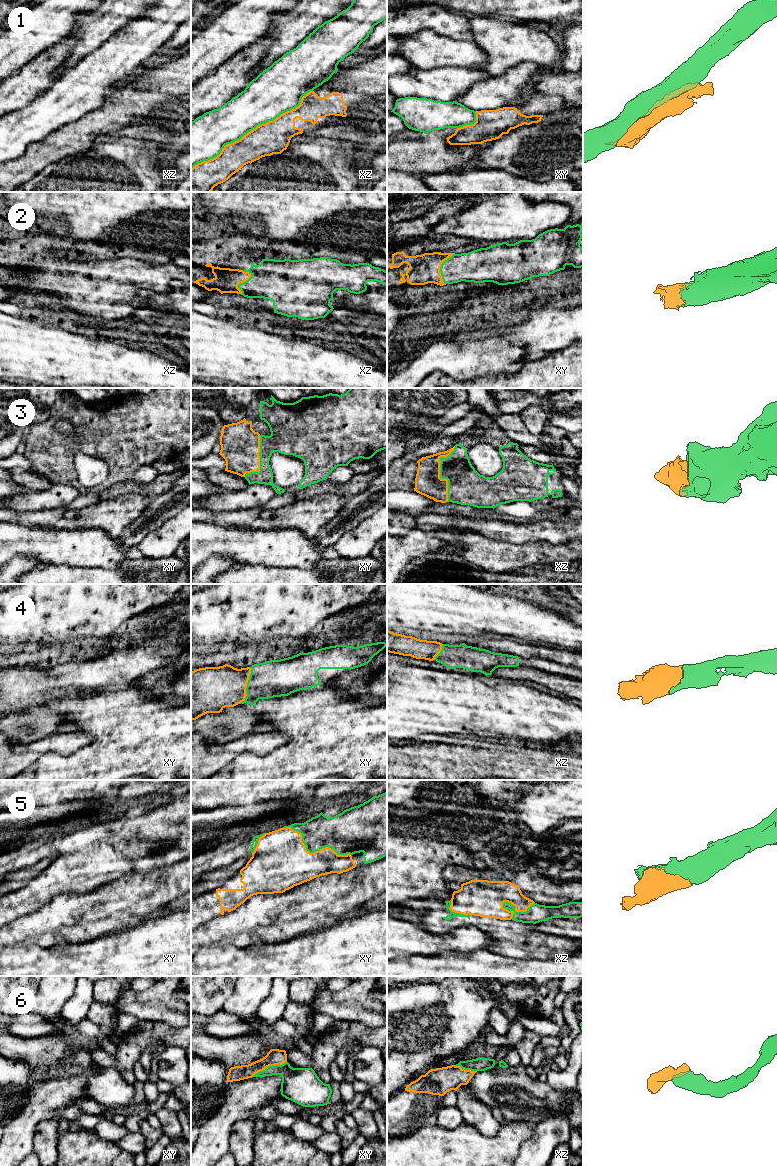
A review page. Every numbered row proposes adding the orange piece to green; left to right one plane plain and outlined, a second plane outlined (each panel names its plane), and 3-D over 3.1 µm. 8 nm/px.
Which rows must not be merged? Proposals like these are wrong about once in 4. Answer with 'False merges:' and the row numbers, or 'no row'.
False merges: 1

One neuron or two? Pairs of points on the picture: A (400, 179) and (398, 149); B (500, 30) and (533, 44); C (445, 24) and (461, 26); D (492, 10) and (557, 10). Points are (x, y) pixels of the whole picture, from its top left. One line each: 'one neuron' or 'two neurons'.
A: two neurons
B: one neuron
C: one neuron
D: one neuron

